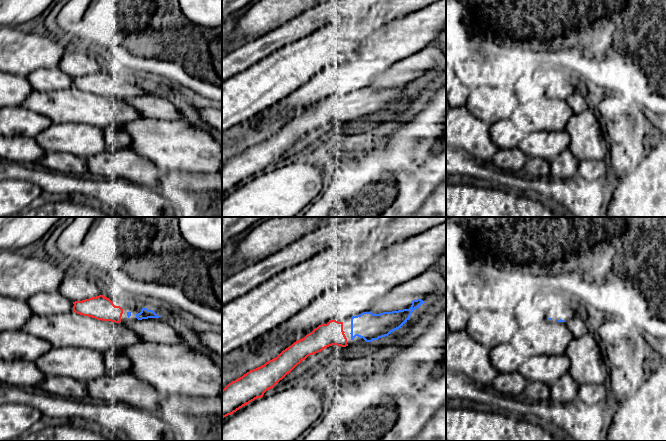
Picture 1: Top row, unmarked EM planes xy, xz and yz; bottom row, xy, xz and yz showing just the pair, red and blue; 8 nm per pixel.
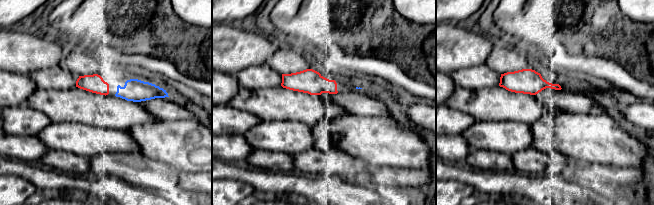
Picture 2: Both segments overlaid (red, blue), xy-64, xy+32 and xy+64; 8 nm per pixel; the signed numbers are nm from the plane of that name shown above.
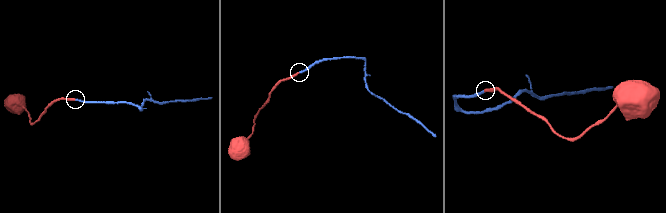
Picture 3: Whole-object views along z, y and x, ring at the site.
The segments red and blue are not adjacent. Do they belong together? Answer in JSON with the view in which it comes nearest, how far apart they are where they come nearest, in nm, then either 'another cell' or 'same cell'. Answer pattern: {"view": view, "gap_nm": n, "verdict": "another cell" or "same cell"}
{"view": "xy", "gap_nm": 40, "verdict": "same cell"}

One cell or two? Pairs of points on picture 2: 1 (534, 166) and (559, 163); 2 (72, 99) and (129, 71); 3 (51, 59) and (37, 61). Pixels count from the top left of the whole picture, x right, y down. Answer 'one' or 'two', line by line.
1: one
2: one
3: one

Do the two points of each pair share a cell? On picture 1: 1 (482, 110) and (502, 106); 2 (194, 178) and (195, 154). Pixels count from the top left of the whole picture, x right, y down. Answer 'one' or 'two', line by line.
1: one
2: two

